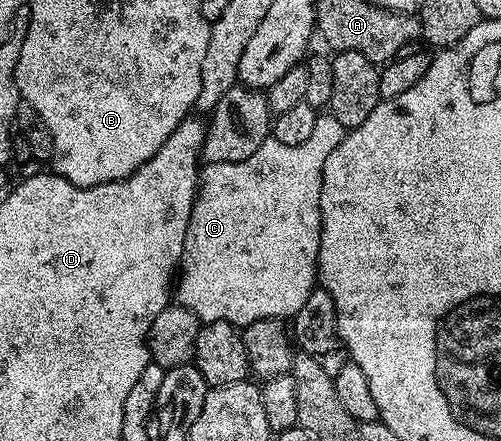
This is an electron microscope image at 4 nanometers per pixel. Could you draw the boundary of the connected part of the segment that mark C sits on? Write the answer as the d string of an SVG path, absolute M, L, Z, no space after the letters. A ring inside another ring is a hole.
M328 112L318 113L315 128L303 144L279 144L272 136L247 160L200 167L197 199L191 208L183 256L175 279L176 305L195 312L202 323L229 322L238 328L255 320L292 320L318 285L317 261L321 243L323 164L339 148L346 129Z

